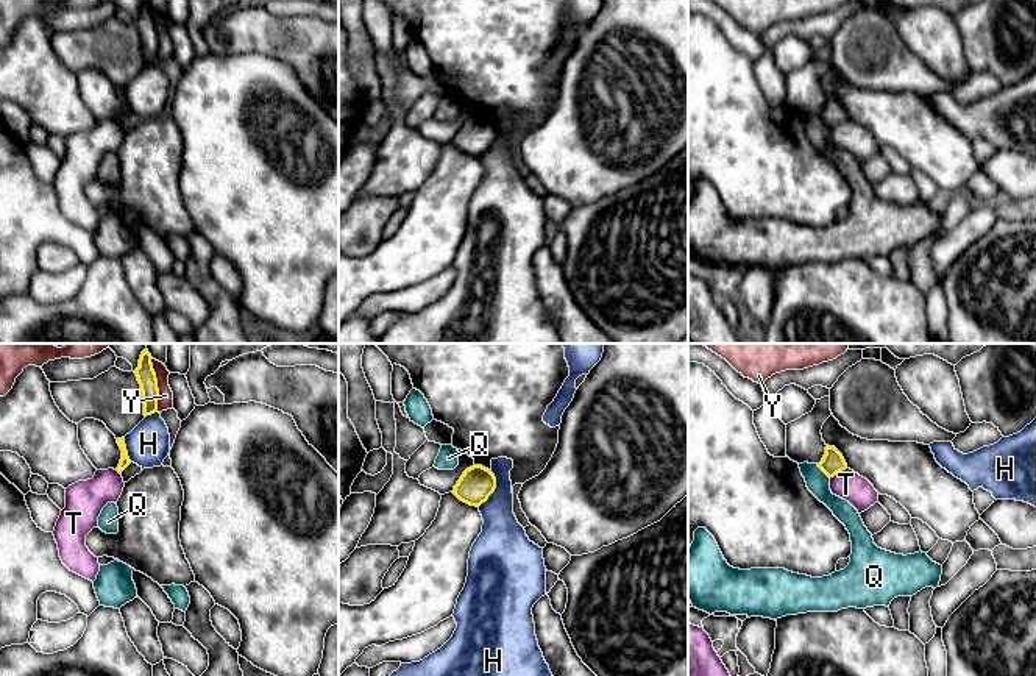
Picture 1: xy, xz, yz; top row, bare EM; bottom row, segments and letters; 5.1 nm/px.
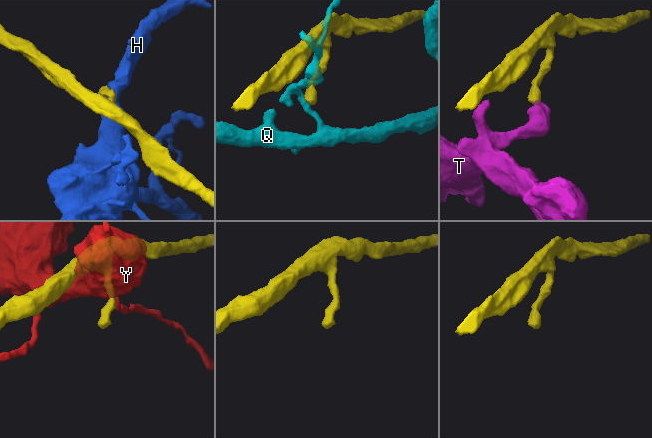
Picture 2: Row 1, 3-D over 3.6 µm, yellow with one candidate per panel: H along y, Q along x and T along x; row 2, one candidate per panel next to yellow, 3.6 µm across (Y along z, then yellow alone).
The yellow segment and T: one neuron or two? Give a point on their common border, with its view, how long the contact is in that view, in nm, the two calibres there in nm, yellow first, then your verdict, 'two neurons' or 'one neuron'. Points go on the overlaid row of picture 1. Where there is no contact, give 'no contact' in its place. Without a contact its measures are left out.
yz (838, 472) | 110 nm | 120/150 nm | two neurons

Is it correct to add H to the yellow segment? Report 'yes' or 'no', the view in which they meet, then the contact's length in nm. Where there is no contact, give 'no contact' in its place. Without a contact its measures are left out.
no | xz | 200 nm

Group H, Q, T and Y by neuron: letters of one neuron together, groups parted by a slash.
H / Q / T / Y

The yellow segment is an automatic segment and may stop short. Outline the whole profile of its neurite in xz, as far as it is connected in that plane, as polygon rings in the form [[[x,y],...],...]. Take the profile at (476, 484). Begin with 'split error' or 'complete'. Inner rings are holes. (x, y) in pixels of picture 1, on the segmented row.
complete | [[[473,465],[463,471],[452,493],[463,503],[479,507],[496,489],[495,475],[482,467]]]

